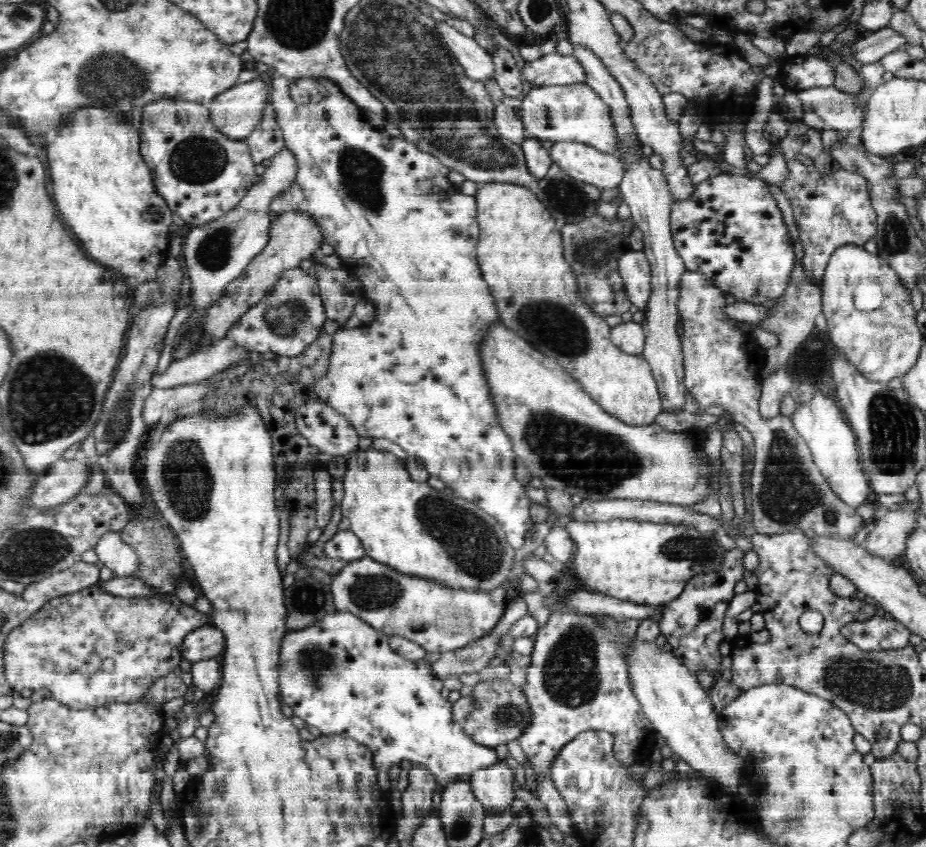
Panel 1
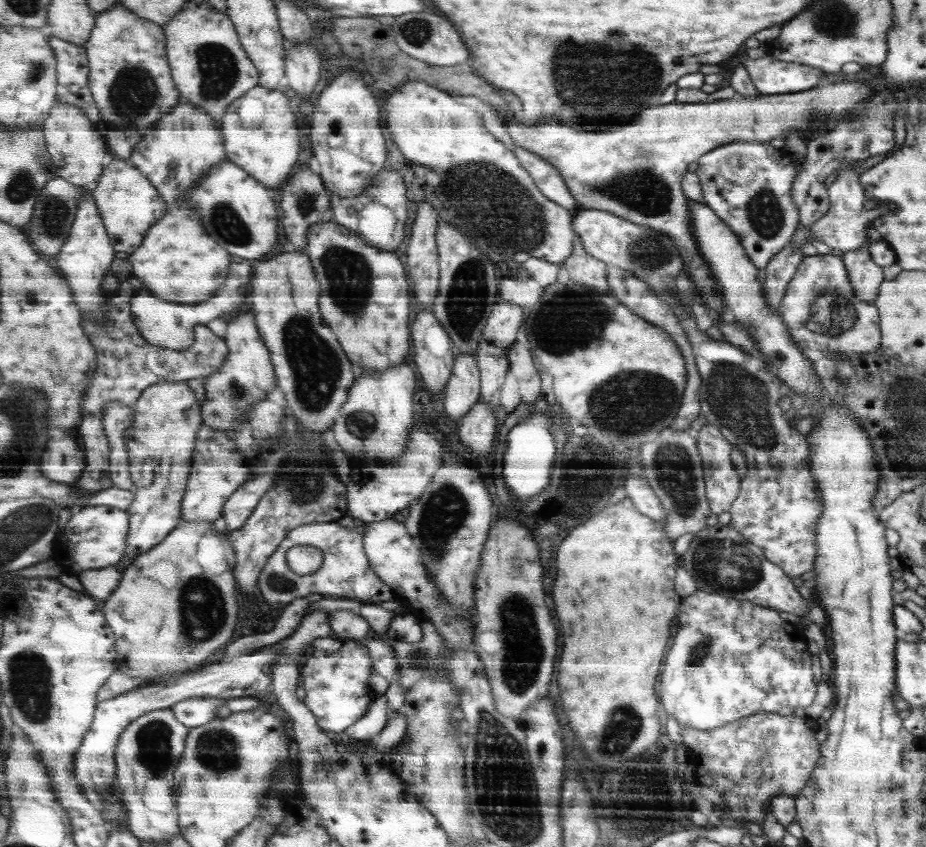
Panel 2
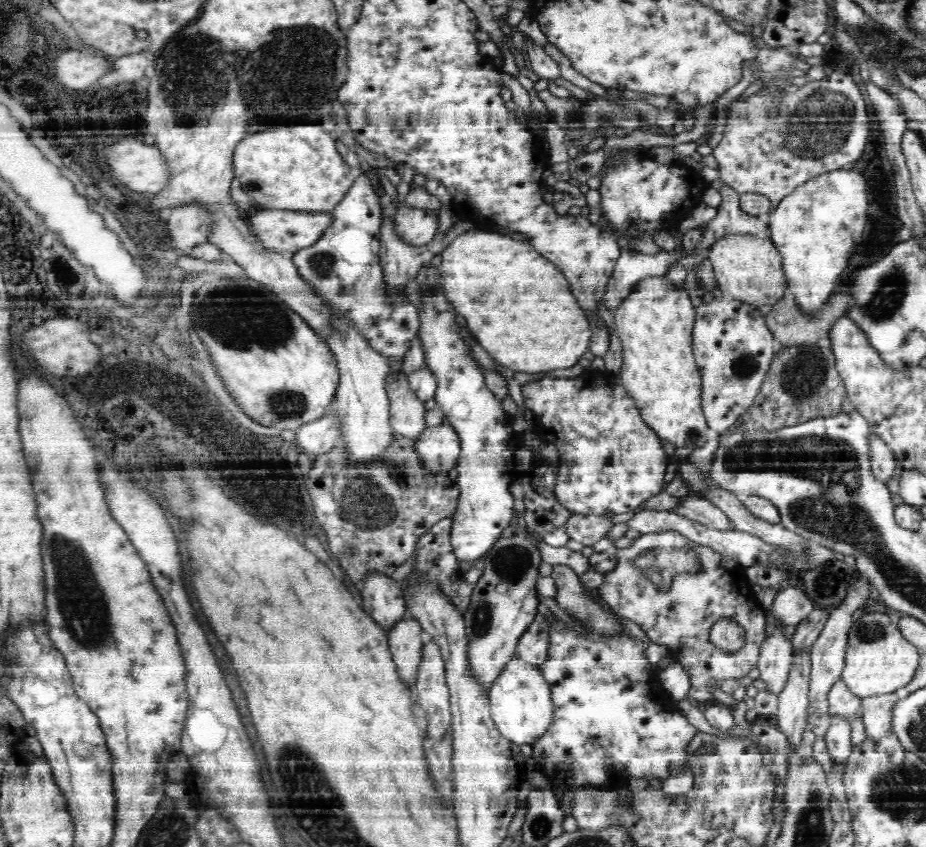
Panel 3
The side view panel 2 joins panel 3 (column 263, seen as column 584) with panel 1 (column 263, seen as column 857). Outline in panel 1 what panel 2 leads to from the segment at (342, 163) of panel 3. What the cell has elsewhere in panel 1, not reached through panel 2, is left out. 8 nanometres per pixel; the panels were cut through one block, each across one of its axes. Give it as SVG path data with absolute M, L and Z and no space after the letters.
M256 78L244 84L234 84L228 92L210 100L208 110L214 126L222 134L234 140L246 140L262 122L266 104L268 86Z

